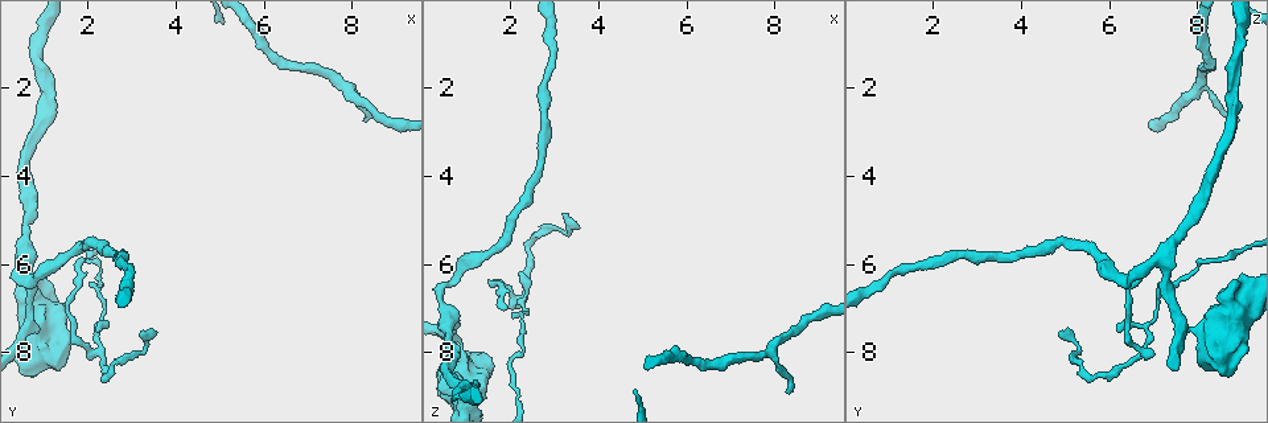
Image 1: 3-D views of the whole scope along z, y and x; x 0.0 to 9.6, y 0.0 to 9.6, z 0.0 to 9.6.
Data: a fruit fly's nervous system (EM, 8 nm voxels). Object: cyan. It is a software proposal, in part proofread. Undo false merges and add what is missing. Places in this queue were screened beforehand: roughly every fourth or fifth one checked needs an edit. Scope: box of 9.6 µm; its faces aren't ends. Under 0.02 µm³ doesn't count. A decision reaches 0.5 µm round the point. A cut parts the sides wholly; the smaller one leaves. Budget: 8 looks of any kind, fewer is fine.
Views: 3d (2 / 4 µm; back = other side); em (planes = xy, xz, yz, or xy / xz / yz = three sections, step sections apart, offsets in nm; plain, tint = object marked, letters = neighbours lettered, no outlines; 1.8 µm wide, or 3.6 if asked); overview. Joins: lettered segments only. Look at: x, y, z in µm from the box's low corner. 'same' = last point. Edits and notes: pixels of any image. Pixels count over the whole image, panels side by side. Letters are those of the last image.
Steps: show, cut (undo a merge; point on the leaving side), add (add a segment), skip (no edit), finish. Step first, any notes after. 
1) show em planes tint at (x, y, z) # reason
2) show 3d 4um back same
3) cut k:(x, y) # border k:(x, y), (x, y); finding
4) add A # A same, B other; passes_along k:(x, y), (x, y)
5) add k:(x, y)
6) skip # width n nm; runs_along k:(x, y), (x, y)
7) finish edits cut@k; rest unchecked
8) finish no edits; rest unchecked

show em yz step 16 letters at (0.75, 7.40, 7.65) # three arms meet

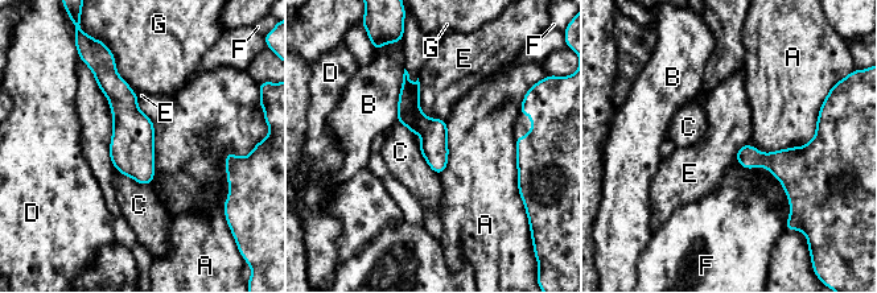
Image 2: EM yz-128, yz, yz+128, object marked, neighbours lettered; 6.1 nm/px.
show em xz step 8 letters same

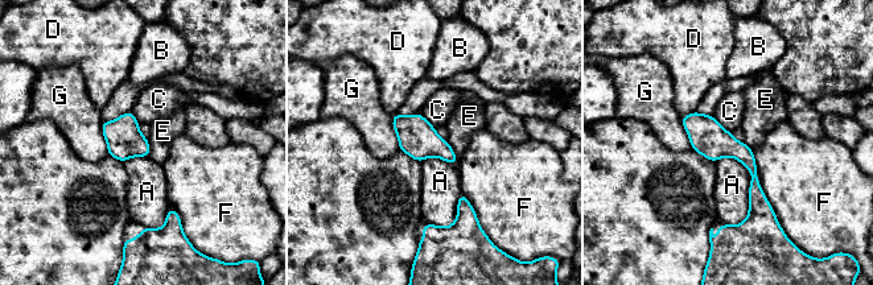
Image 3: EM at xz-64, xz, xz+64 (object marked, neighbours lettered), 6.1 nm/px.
skip # A other, B other, C other, D other, E other, F other, G other; runs_along 3:(684, 119), (750, 164), (760, 215); continuous, no second neuron

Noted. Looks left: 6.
show em yz step 8 plain at (2.25, 7.95, 6.85) # branch point

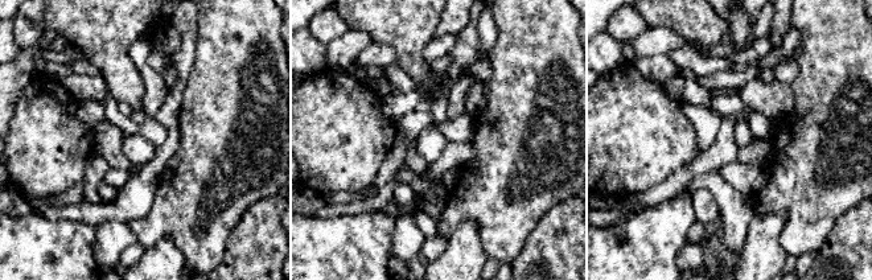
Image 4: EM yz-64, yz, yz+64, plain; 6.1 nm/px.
show em yz step 8 letters same

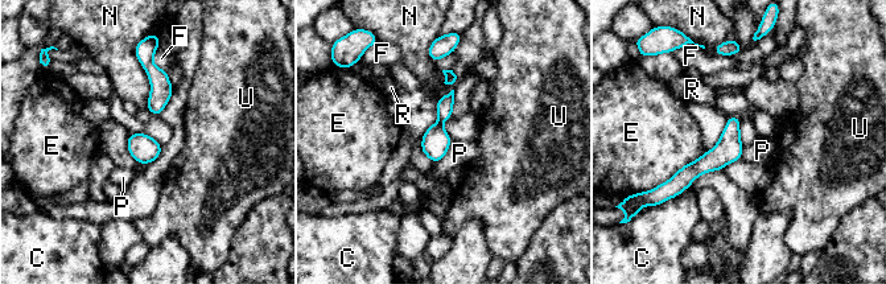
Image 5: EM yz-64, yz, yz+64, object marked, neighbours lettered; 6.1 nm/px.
skip # width 160 nm; longest_contact N 380 nm; C other, E other, F other, N other, P other, R other, U other; continuous, no second neuron

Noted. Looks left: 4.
show em xz step 8 letters at (3.25, 7.50, 4.80) # free end

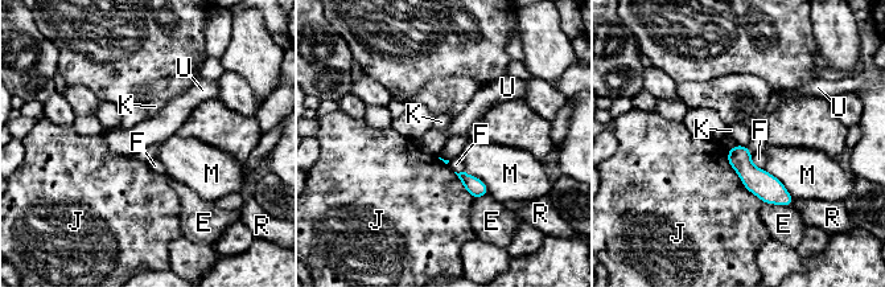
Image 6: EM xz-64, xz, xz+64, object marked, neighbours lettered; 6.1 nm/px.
skip # E other, F other, J other, K other, M other, R other, U other; runs_along 6:(731, 152), (764, 185), (789, 201); none of them fits

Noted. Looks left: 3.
finish no edits; rest unchecked

